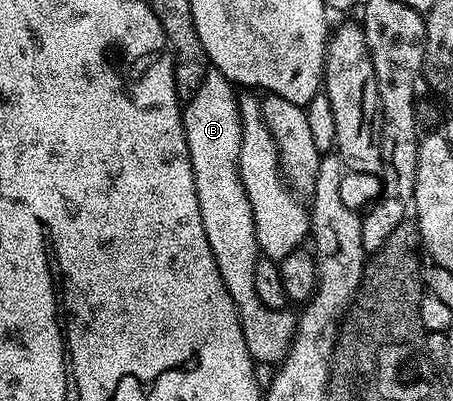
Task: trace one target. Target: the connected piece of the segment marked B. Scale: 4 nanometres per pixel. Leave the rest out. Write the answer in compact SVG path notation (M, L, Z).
M209 68L206 79L202 79L202 87L194 91L194 95L183 106L184 134L188 144L190 163L194 171L194 187L200 185L198 196L198 211L202 211L202 227L206 229L206 239L210 247L216 245L214 259L220 257L218 271L224 269L222 283L232 285L236 293L252 293L252 274L258 258L261 256L260 248L254 235L254 211L250 211L250 199L246 199L246 191L242 187L242 179L238 171L238 155L242 143L242 123L240 122L240 97L237 86L226 79L214 68Z

